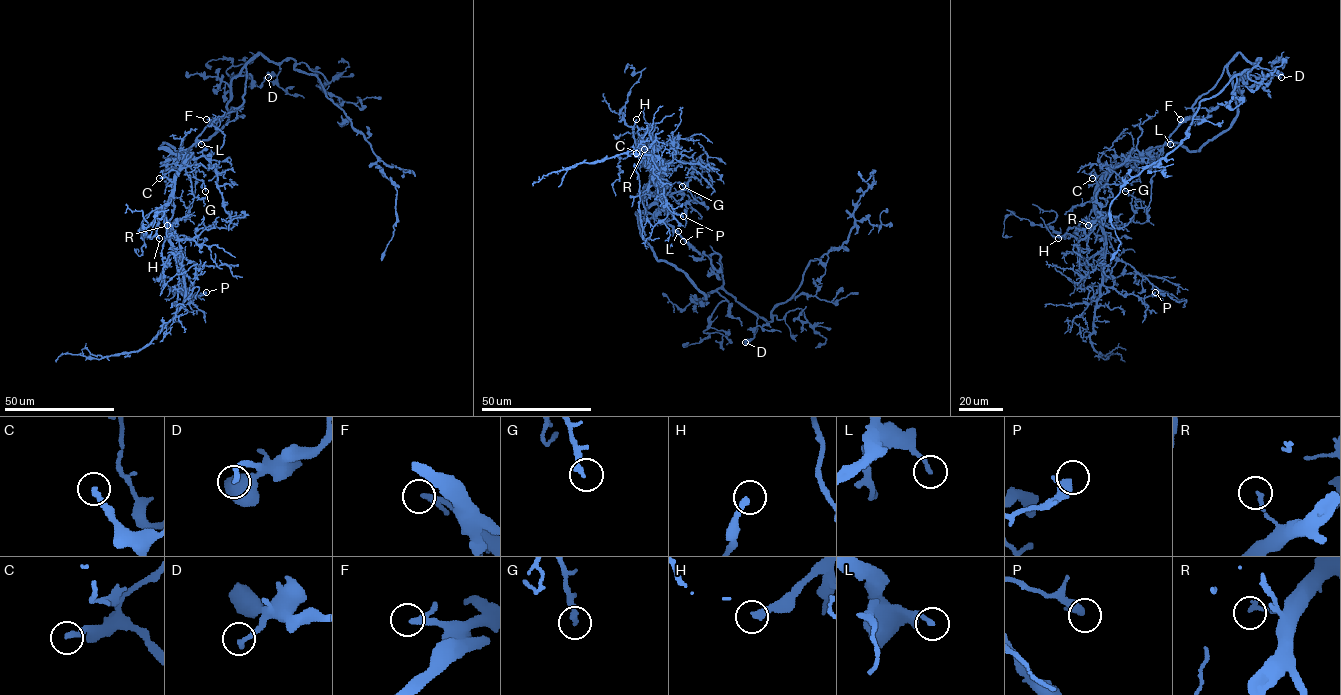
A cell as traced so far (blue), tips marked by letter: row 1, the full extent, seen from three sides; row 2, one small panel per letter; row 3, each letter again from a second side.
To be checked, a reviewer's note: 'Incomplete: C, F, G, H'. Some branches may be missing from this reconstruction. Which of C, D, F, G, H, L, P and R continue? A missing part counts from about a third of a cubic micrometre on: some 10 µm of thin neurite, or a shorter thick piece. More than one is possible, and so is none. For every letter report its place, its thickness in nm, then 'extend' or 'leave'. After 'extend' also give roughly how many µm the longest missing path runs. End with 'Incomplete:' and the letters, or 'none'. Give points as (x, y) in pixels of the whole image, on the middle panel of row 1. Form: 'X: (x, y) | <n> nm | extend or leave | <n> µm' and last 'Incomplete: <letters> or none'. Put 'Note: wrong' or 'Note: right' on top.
Note: right
C: (636, 153) | 240 nm | extend | 9 µm
D: (745, 342) | 200 nm | leave
F: (683, 241) | 190 nm | extend | 9 µm
G: (682, 186) | 200 nm | extend | 30 µm
H: (636, 119) | 320 nm | extend | 20 µm
L: (678, 231) | 190 nm | leave
P: (683, 216) | 400 nm | leave
R: (644, 149) | 190 nm | leave
Incomplete: C, F, G, H

